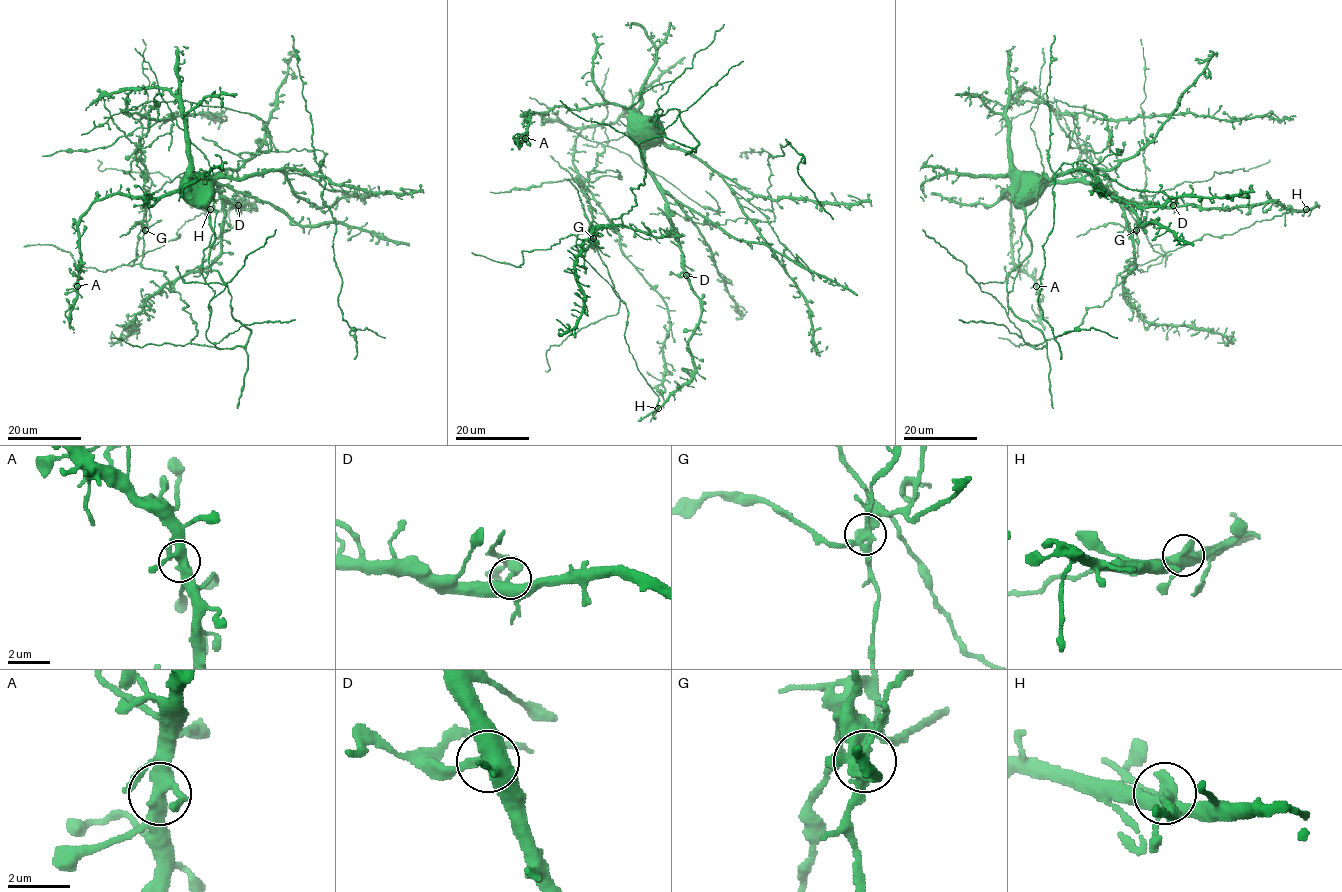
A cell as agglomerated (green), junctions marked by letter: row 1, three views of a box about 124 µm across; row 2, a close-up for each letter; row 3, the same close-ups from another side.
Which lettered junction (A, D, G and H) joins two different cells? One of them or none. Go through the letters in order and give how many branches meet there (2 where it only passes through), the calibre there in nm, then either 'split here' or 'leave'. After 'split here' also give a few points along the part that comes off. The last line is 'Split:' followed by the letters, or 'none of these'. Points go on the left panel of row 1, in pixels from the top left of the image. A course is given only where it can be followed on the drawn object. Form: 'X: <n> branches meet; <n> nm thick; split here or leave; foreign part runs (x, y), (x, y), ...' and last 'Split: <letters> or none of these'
A: 4 branches meet; 380 nm thick; leave
D: 4 branches meet; 400 nm thick; leave
G: 5 branches meet; 380 nm thick; split here; foreign part runs (144, 229), (145, 190), (135, 151), (155, 105), (189, 101), (257, 116), (271, 147), (257, 149)
H: 5 branches meet; 380 nm thick; leave
Split: G

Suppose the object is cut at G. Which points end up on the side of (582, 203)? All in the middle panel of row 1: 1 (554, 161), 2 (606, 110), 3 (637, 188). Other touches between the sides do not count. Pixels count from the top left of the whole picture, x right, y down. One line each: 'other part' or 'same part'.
1: same part
2: same part
3: other part

